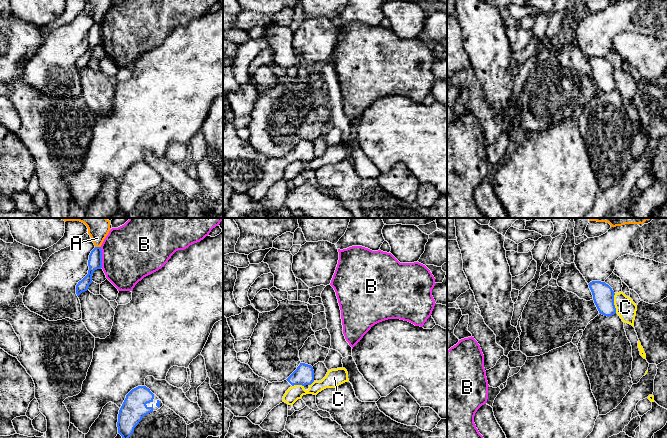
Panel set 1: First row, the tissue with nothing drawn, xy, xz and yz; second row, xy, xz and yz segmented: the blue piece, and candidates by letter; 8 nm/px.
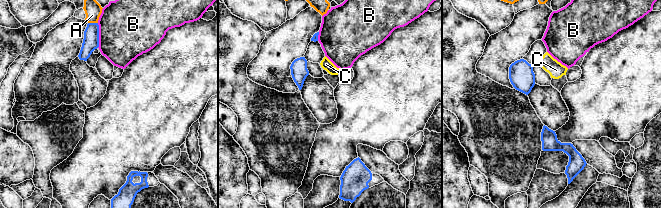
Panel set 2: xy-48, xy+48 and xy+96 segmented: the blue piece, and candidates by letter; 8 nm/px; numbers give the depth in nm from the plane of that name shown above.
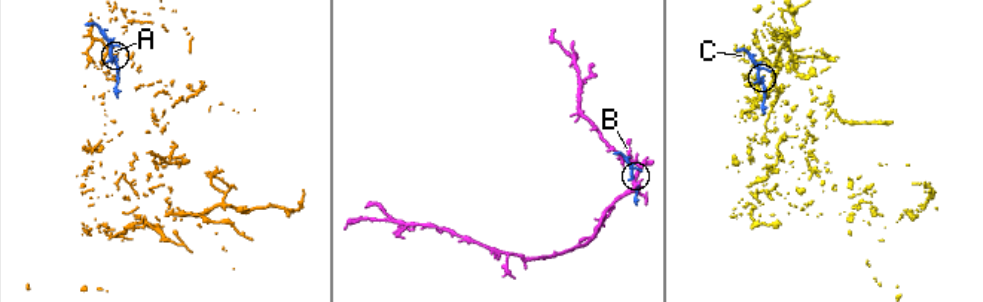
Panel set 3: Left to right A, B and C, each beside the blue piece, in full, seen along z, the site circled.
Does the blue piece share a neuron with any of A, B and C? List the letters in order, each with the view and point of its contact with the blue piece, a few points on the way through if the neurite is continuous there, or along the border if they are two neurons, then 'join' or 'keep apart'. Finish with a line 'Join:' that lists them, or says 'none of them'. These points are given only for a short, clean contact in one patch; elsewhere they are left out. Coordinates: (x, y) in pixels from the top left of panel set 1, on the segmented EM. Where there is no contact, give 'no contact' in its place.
A: xy (98, 247) | along xy (95, 246), (100, 247) | keep apart
B: xy (101, 257) | keep apart
C: yz (613, 303) | along yz (614, 293), (616, 312) | keep apart
Join: none of them

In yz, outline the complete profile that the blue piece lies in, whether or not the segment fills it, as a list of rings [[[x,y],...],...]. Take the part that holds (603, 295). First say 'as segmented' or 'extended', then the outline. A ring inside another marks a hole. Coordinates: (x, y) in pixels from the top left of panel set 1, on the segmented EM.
as segmented; [[[592,281],[588,285],[599,313],[607,317],[614,315],[616,313],[614,305],[615,293],[612,288],[601,281]]]

